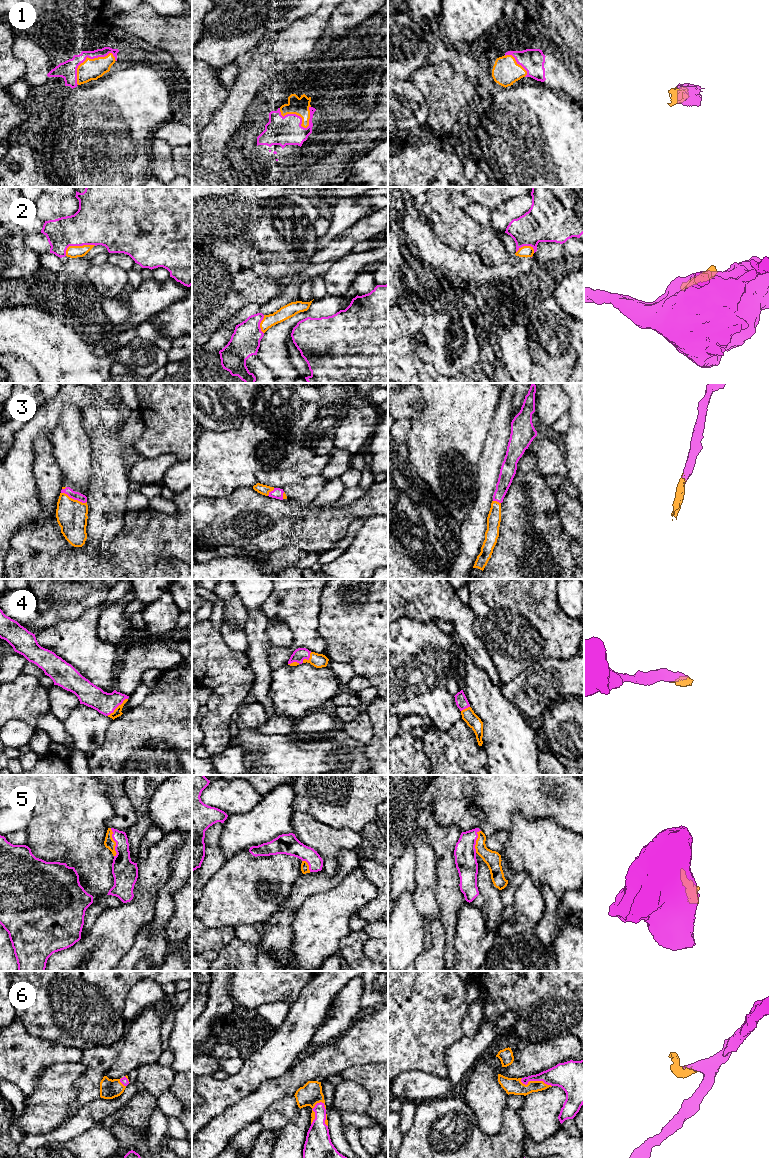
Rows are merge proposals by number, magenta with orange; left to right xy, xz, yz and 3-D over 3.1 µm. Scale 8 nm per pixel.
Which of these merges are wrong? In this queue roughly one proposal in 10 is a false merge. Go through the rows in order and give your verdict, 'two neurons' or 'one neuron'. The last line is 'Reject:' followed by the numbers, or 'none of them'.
1: one neuron
2: one neuron
3: one neuron
4: one neuron
5: one neuron
6: one neuron
Reject: none of them

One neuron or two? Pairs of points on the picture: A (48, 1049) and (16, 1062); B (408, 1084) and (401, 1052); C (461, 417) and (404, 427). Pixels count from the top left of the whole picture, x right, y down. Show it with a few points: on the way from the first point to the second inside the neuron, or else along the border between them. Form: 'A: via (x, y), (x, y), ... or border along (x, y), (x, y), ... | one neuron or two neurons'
A: via (40, 1054), (24, 1057) | one neuron
B: border along (428, 1073), (417, 1070), (405, 1070), (398, 1075) | two neurons
C: border along (411, 418), (411, 427), (405, 443) | two neurons

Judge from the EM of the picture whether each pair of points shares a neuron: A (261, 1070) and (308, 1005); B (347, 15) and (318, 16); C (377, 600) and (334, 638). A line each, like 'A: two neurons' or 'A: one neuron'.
A: one neuron
B: two neurons
C: one neuron

